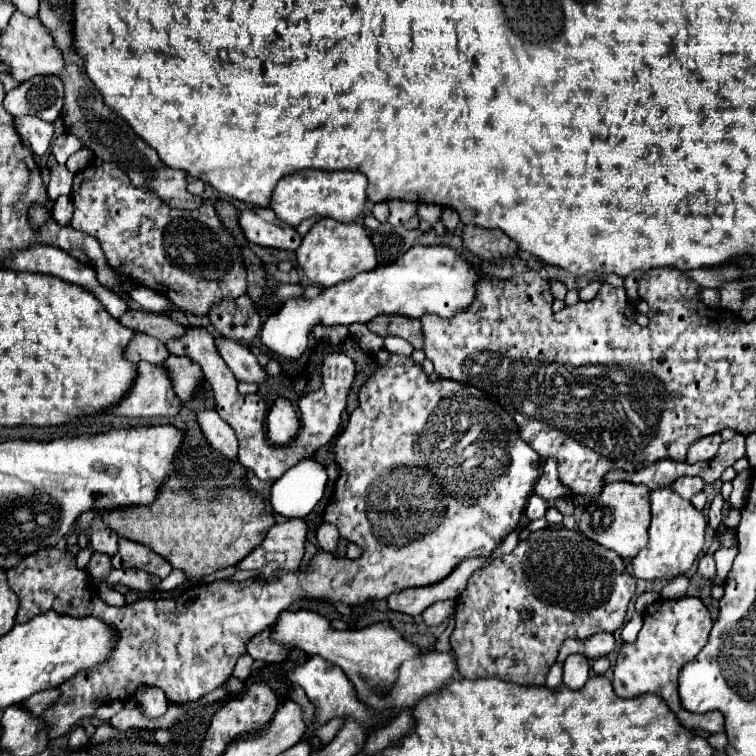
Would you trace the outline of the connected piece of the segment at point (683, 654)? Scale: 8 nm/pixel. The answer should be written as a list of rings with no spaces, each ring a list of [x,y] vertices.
[[[682,596],[678,600],[660,598],[650,604],[644,612],[644,626],[636,638],[636,642],[620,642],[618,658],[614,666],[614,690],[622,698],[634,698],[638,694],[658,694],[666,700],[670,710],[676,714],[680,724],[688,730],[706,730],[710,734],[724,730],[724,716],[720,712],[692,714],[682,708],[678,698],[678,674],[682,666],[696,658],[696,654],[706,646],[708,634],[712,630],[712,616],[702,602],[702,598]]]

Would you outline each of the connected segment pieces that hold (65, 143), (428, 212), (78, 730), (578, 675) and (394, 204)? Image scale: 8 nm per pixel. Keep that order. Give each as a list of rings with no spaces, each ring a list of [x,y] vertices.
[[[62,134],[54,140],[54,146],[52,146],[52,154],[56,158],[58,164],[66,164],[68,156],[82,150],[84,144],[74,136],[74,134]]]
[[[418,204],[418,217],[420,220],[425,220],[429,223],[437,222],[442,213],[441,206],[435,204]]]
[[[76,726],[70,734],[68,734],[68,748],[80,748],[88,742],[86,732],[82,730],[82,726]]]
[[[570,654],[564,662],[564,684],[572,690],[580,690],[590,678],[588,658],[582,654]]]
[[[388,200],[390,206],[390,216],[388,222],[392,226],[404,224],[406,220],[410,220],[410,216],[416,214],[416,204],[414,202],[406,202],[406,200]]]

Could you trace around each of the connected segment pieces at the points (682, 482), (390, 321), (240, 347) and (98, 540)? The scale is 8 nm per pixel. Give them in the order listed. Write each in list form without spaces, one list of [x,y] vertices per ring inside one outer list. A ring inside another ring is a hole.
[[[682,476],[682,478],[678,478],[678,480],[672,484],[672,490],[674,490],[676,494],[680,494],[682,498],[690,500],[696,492],[702,490],[702,486],[704,486],[702,478],[698,478],[698,476]]]
[[[380,316],[372,318],[372,322],[366,322],[368,330],[386,338],[386,336],[400,336],[408,340],[416,350],[422,348],[422,332],[420,332],[420,320],[404,318],[404,316]]]
[[[214,338],[214,342],[216,342],[220,356],[226,360],[228,368],[234,372],[234,376],[240,382],[258,382],[260,384],[266,380],[266,372],[258,364],[258,360],[250,348],[246,348],[244,344],[232,342],[228,338]]]
[[[104,528],[104,530],[96,530],[92,536],[90,536],[90,544],[96,552],[104,552],[104,554],[110,554],[114,556],[116,550],[118,550],[118,534],[112,532],[110,528]]]

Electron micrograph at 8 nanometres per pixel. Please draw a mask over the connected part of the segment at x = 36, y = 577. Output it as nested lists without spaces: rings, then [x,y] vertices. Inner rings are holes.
[[[416,366],[416,370],[376,370],[368,378],[360,390],[358,408],[350,414],[344,432],[336,440],[336,462],[340,464],[340,476],[334,496],[324,510],[324,522],[334,522],[342,538],[362,546],[364,554],[354,562],[318,551],[304,572],[296,570],[260,582],[218,580],[190,586],[178,598],[144,598],[122,608],[108,606],[94,588],[84,584],[84,576],[88,574],[76,568],[70,552],[46,548],[6,568],[8,586],[20,600],[16,622],[24,624],[36,614],[54,610],[58,614],[72,614],[72,618],[100,618],[120,634],[116,650],[104,666],[96,666],[88,674],[76,674],[76,678],[58,686],[60,698],[42,716],[42,722],[48,726],[48,738],[66,736],[78,720],[90,718],[98,706],[110,700],[132,698],[138,686],[162,688],[170,702],[198,702],[232,676],[236,660],[246,652],[246,642],[272,626],[276,614],[292,602],[304,598],[352,606],[368,600],[384,600],[404,588],[442,582],[466,558],[486,558],[518,526],[542,466],[540,456],[518,436],[516,422],[494,400],[462,382],[444,378],[432,382],[422,366]]]

